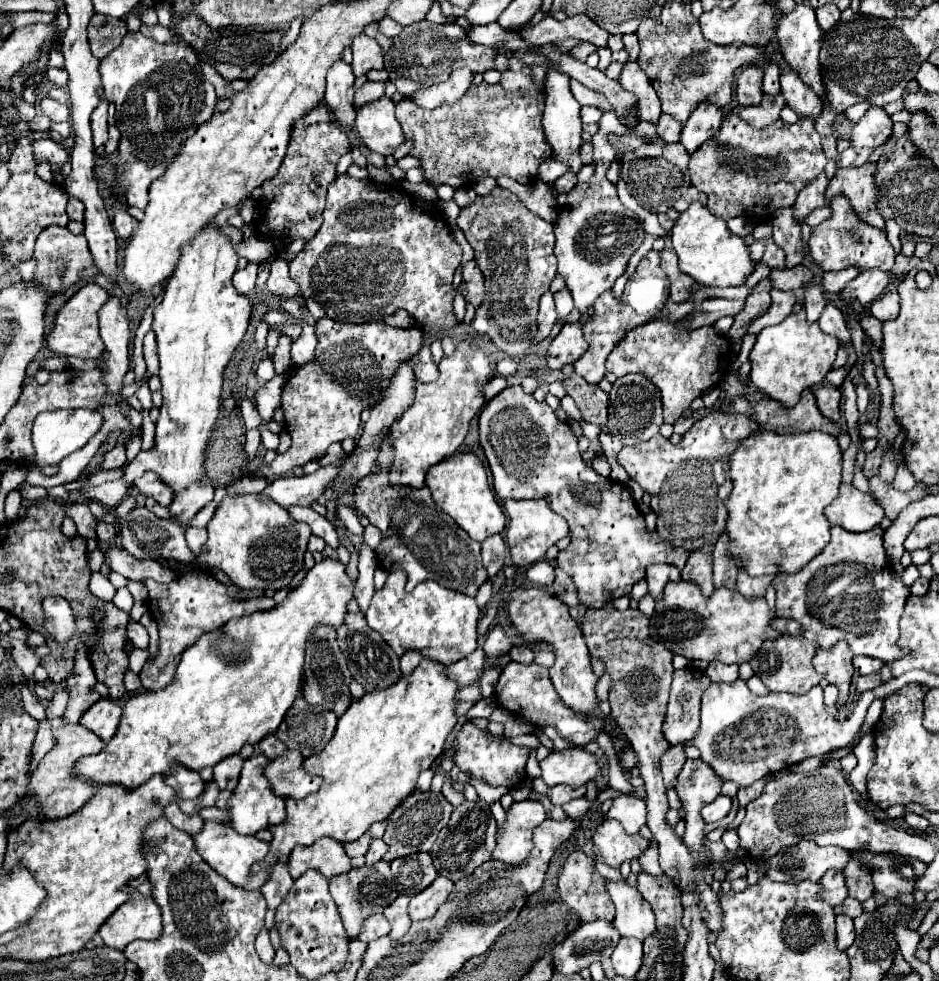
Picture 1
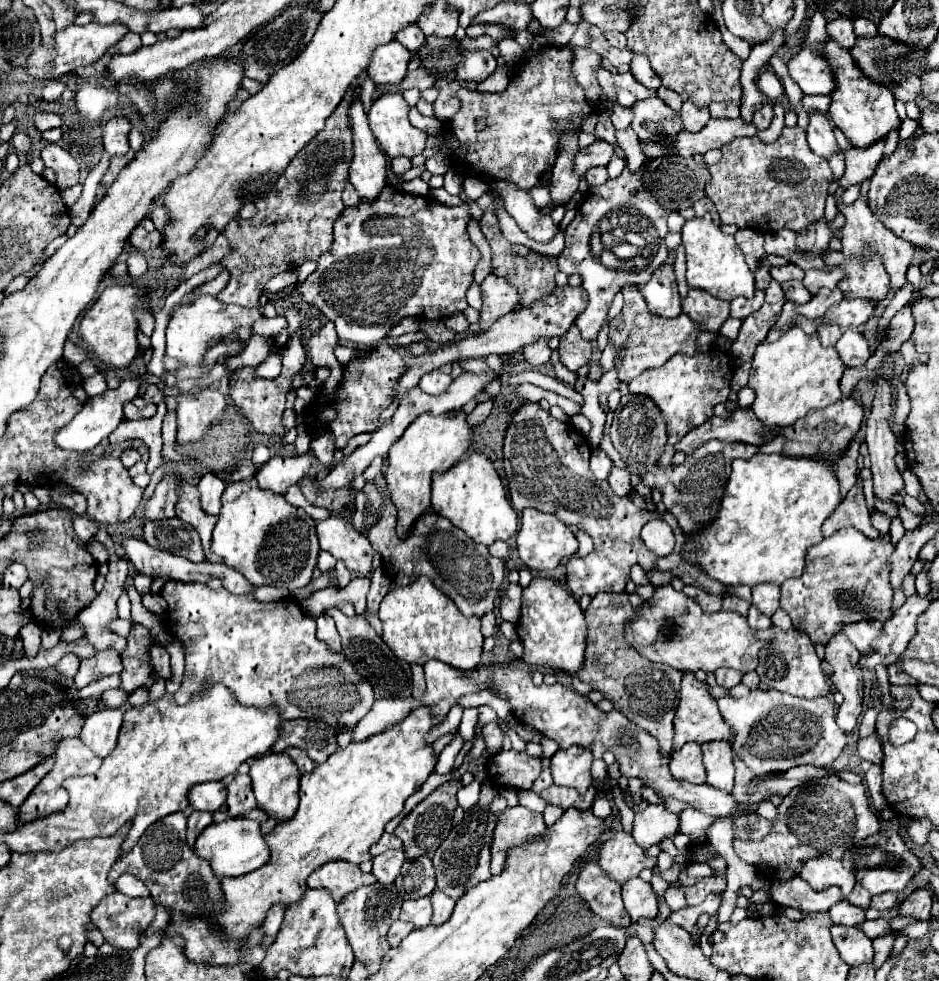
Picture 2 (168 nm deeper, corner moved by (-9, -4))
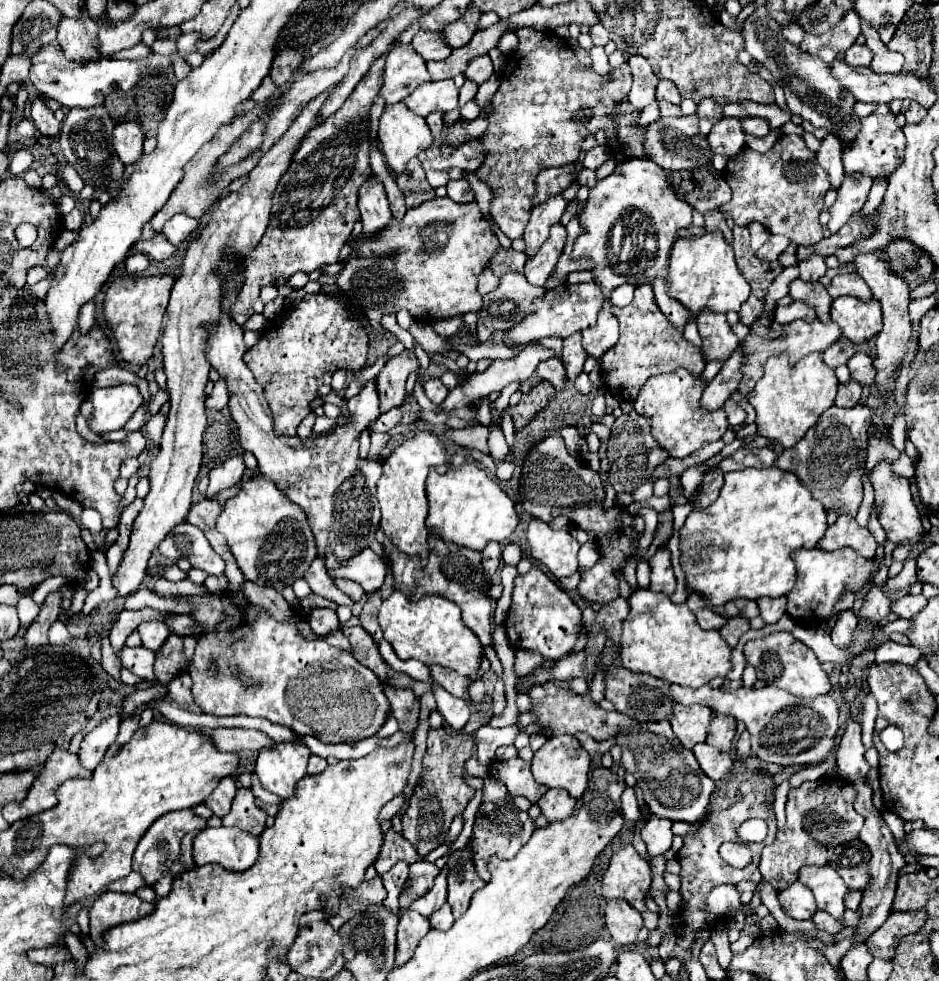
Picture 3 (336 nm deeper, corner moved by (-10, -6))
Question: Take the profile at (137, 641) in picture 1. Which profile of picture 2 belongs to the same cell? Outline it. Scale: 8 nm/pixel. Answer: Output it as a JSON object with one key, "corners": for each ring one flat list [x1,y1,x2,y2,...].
{"corners":[[154,644,150,654,152,654,150,658,152,658,152,666,154,666,156,674,160,678,164,678,164,680,170,680,172,678,172,670,170,670,170,656,168,656,166,648,160,646,160,644]]}

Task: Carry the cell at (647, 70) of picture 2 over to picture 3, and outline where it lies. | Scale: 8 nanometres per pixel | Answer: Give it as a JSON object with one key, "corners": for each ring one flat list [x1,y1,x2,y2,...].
{"corners":[[659,80,659,84,657,84,657,98,659,100,667,100,671,104,679,104,681,102,681,96,679,96,675,84,669,82,669,80]]}

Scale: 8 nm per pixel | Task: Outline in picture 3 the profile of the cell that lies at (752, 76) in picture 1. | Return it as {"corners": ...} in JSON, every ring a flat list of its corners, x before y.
{"corners":[[743,118,741,124,747,134,755,134,755,136,765,136,771,130,769,122,765,118]]}

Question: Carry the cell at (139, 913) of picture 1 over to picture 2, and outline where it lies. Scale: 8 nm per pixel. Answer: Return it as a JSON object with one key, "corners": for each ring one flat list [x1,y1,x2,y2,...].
{"corners":[[114,892,92,908,90,920,108,944,122,950,134,950,140,934,154,920,154,914,152,898,128,898,122,892]]}

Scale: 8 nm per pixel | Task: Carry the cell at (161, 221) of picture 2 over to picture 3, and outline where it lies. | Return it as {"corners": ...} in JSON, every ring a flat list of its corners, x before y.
{"corners":[[175,214,171,216,163,226,163,236,173,244,179,246,185,238,191,236,191,232,199,228,199,222,187,214]]}

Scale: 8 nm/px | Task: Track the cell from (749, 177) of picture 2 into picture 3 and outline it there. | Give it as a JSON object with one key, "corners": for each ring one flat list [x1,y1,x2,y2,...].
{"corners":[[783,134,767,154,757,154,747,146,741,148,727,160,725,180,733,196,721,206,721,212,729,212,737,226,759,222,771,234,787,236,799,246,811,246,823,238,819,212,831,184,827,172,815,162,815,154,805,146,801,136]]}

